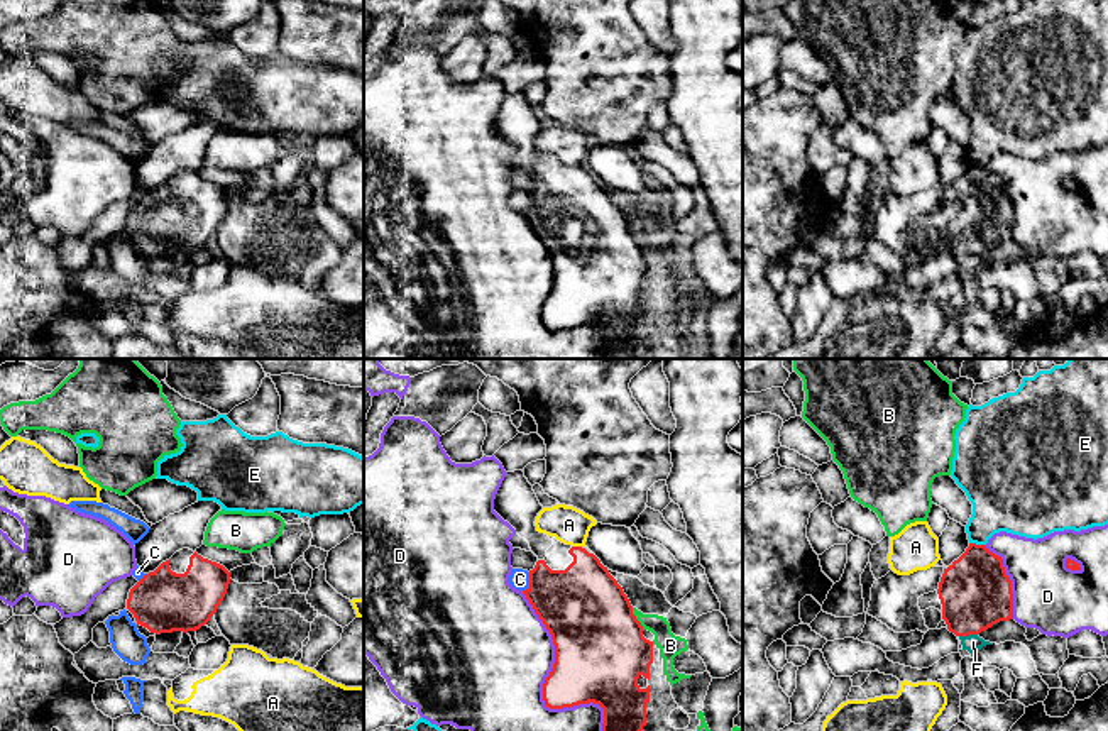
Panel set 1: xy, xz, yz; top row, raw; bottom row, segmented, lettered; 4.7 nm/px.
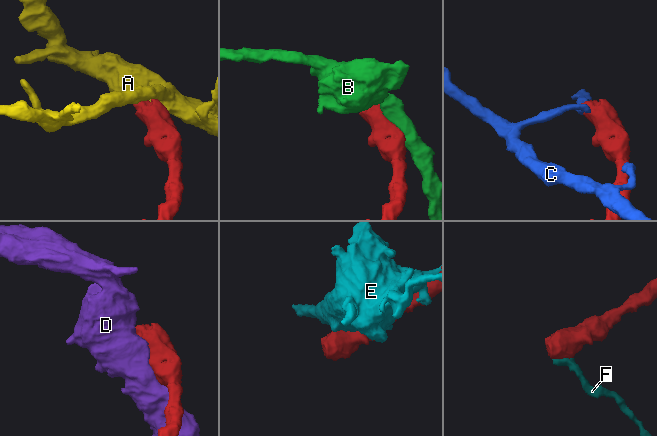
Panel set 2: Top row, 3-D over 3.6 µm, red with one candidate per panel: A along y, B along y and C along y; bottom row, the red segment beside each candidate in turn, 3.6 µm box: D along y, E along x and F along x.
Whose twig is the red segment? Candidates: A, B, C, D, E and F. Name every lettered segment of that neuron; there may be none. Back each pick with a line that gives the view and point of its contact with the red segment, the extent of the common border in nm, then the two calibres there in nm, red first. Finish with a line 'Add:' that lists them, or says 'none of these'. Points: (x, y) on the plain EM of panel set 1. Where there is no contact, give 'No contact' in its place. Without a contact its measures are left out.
Add: none of these

